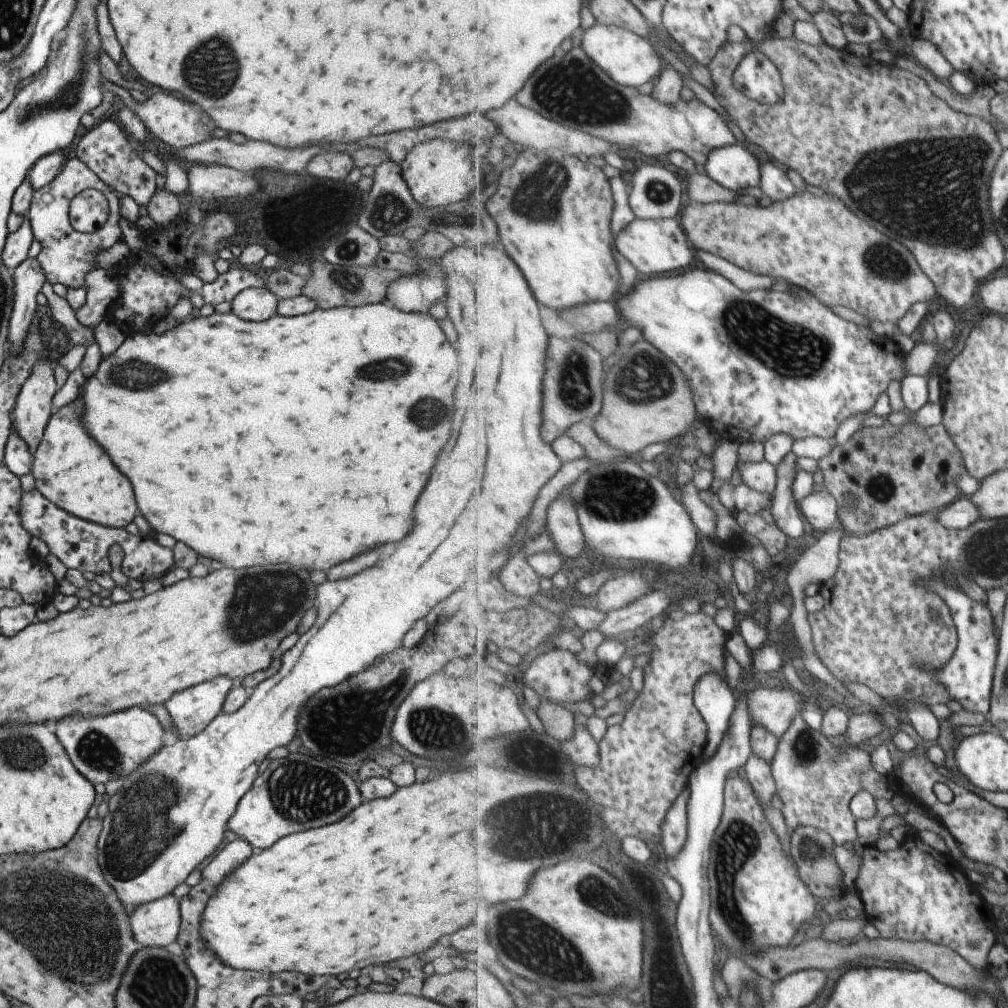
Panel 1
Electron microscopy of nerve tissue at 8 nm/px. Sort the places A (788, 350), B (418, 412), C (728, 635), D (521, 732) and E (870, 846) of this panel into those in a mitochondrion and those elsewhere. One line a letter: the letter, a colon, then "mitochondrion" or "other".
A: mitochondrion
B: mitochondrion
C: other
D: other
E: other

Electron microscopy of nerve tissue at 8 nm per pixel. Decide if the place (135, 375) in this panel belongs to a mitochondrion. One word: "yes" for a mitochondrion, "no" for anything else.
yes

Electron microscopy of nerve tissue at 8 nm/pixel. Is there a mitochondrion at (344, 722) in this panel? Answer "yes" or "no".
yes

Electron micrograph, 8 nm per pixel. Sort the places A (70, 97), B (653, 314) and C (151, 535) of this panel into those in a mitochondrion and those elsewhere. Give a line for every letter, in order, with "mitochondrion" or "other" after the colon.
A: mitochondrion
B: other
C: other

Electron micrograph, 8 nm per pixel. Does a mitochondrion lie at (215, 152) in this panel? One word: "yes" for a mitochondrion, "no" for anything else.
no

